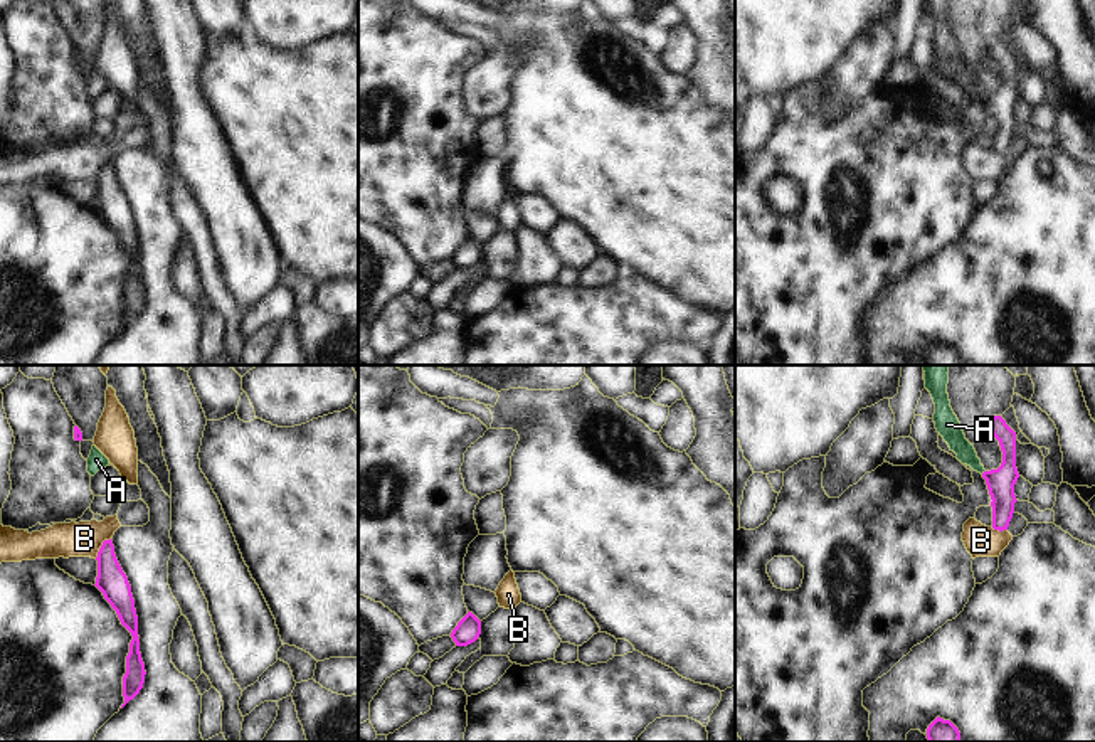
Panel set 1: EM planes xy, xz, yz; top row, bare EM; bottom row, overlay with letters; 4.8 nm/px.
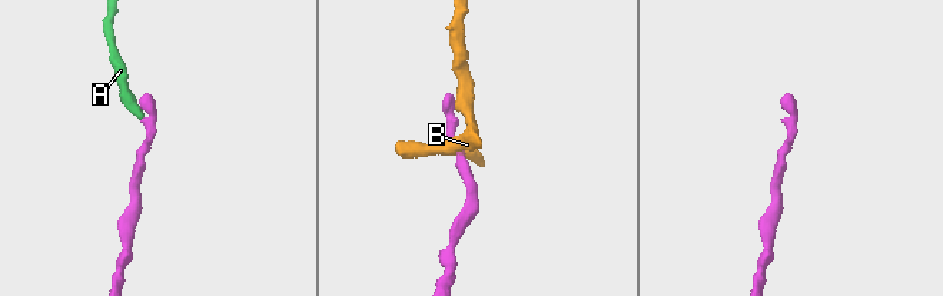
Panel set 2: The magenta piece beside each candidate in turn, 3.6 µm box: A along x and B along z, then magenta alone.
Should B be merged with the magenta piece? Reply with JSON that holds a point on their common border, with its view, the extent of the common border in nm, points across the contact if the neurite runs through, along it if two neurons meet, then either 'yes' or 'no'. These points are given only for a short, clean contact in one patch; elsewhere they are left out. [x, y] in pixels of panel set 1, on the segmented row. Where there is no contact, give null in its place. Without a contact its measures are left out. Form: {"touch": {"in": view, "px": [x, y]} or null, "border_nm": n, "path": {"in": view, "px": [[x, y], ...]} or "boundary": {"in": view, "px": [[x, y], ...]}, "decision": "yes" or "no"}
{"touch": {"in": "xy", "px": [101, 547]}, "border_nm": 130, "boundary": {"in": "xy", "px": [[110, 537], [95, 557]]}, "decision": "no"}

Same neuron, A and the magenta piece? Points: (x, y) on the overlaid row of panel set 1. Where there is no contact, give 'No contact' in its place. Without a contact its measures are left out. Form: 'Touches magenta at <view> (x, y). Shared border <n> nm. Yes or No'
No contact. Yes.

